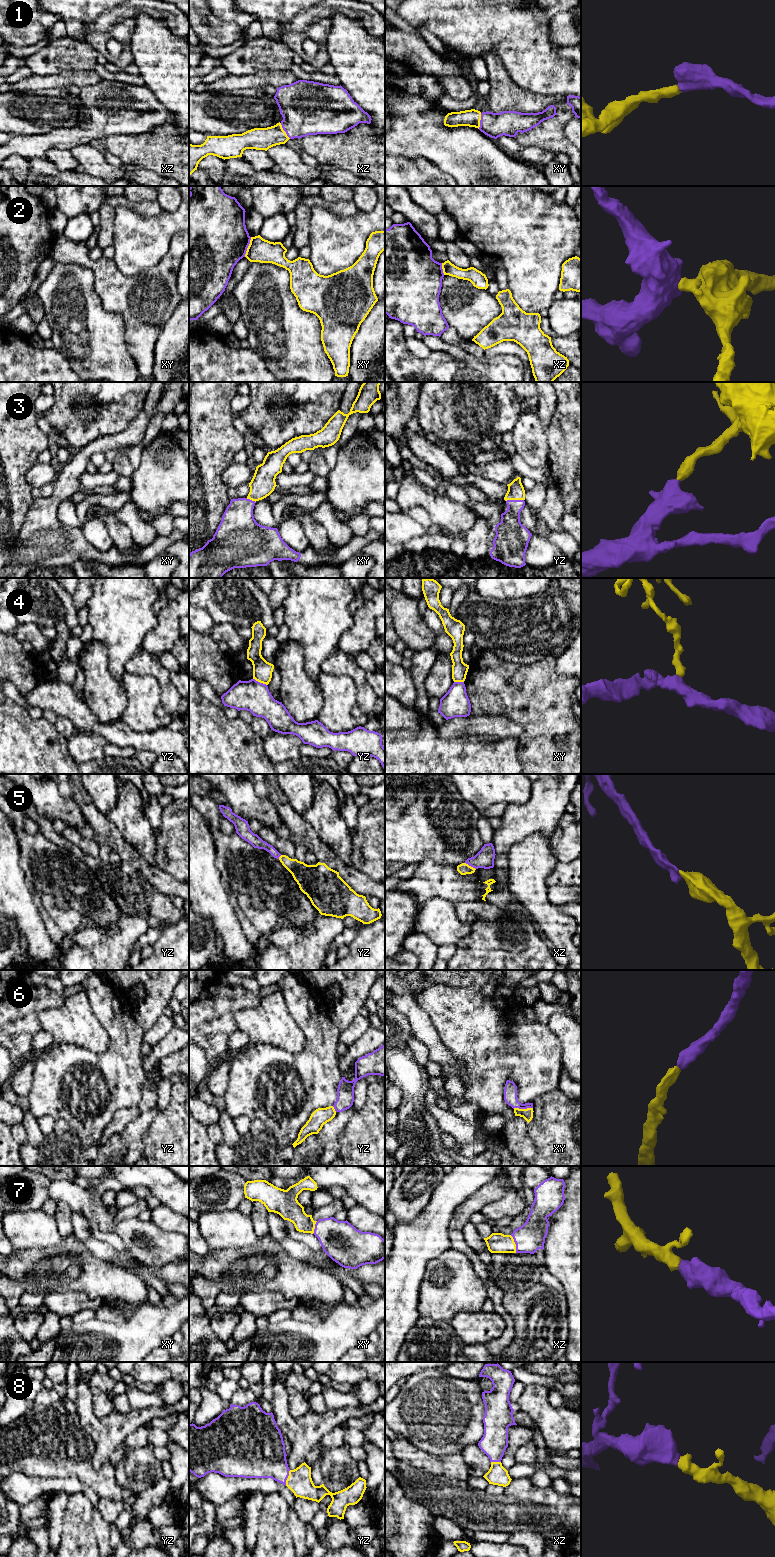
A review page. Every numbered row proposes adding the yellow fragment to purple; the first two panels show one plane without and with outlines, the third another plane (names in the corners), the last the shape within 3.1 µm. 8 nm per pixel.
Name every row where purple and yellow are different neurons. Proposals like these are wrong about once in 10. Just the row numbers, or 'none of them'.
2, 4

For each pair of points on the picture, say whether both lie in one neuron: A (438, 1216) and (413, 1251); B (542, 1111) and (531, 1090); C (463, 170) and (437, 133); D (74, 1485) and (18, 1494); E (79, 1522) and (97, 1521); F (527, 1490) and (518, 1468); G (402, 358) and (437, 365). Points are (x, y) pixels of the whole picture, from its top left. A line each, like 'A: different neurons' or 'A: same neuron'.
A: same neuron
B: different neurons
C: same neuron
D: same neuron
E: different neurons
F: different neurons
G: same neuron

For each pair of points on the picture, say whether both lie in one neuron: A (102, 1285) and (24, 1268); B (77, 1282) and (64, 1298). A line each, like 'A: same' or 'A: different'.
A: same
B: different

